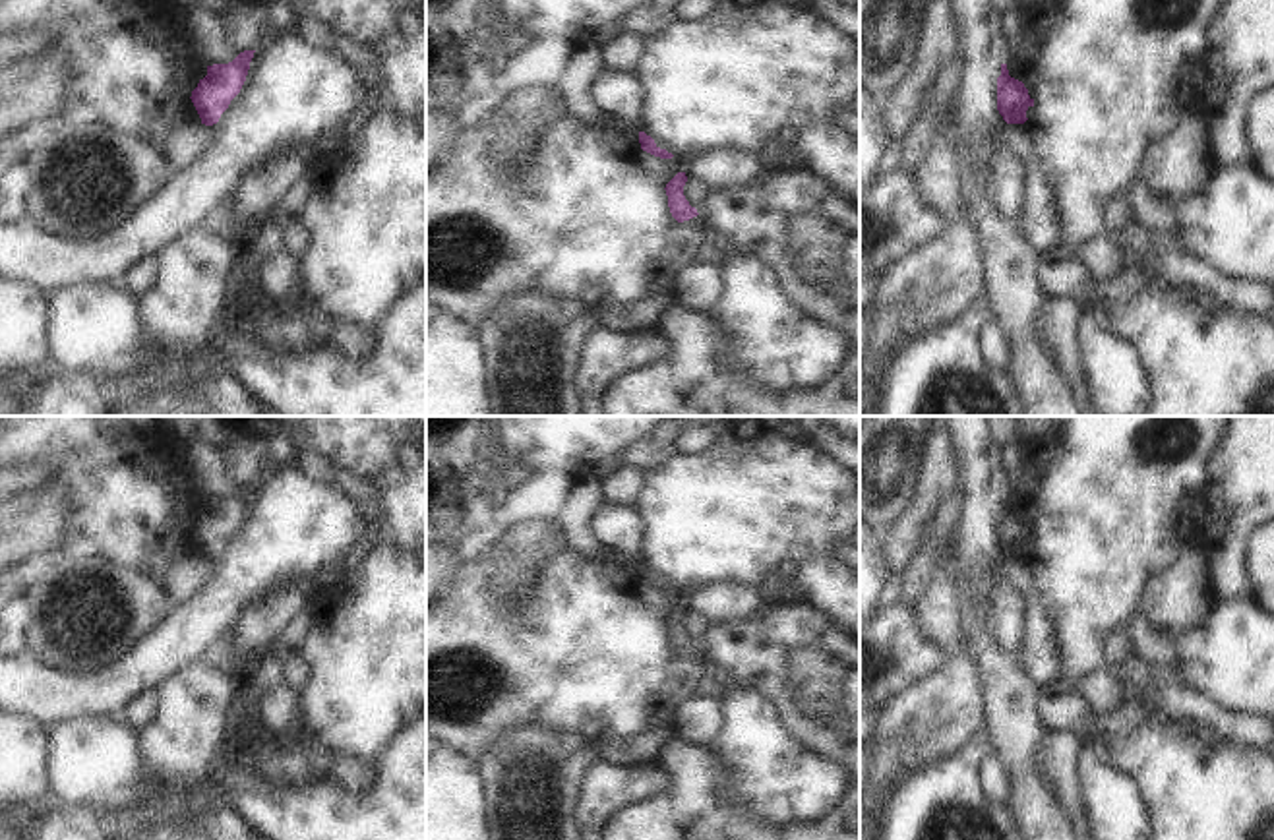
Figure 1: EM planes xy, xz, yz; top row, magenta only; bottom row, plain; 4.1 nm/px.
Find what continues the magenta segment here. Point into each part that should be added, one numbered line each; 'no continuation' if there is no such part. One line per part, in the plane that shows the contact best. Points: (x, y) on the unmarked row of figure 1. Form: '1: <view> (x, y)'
no continuation

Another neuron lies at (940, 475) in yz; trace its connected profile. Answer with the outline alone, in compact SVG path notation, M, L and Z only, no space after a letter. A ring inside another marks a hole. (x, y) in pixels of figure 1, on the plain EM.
M933 416L916 494L902 517L881 536L889 575L904 577L920 565L924 532L958 484L958 453L947 416Z

